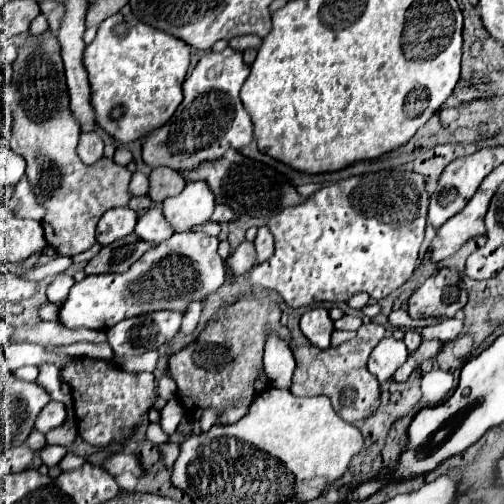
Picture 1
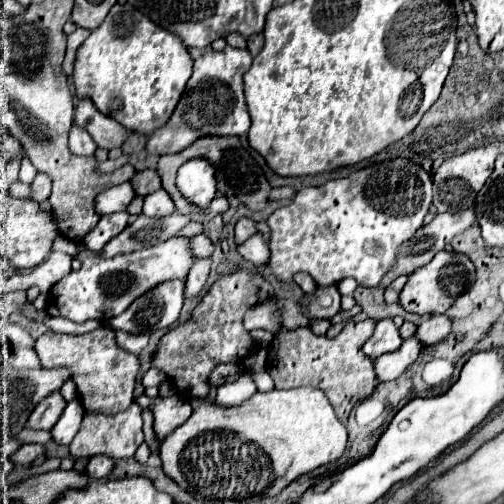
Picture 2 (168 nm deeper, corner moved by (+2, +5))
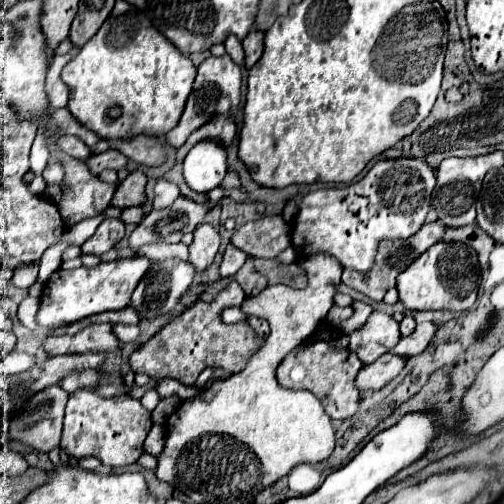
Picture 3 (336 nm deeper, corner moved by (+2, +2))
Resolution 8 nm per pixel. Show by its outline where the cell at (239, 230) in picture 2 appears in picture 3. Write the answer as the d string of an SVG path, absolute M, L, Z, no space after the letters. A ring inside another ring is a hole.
M267 215L257 221L247 221L233 233L231 243L241 251L247 251L247 255L273 259L279 251L291 245L289 225L283 215Z

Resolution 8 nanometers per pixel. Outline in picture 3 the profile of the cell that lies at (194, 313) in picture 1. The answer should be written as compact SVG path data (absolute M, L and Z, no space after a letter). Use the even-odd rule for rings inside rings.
M203 223L193 231L193 243L189 245L189 263L195 271L205 271L219 249L219 235L213 225Z

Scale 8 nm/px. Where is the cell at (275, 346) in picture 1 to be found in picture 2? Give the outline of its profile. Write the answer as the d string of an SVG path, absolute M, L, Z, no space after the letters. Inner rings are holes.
M267 302L249 308L247 314L245 314L245 318L243 318L245 328L249 328L249 330L263 328L263 330L269 330L269 332L277 334L277 322L279 322L279 318L275 318L275 316L279 316L279 314L273 314L273 310L275 308L271 304L267 304Z

